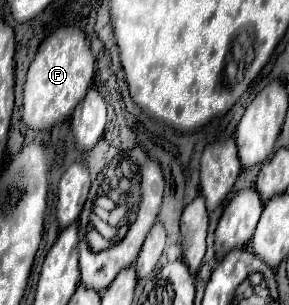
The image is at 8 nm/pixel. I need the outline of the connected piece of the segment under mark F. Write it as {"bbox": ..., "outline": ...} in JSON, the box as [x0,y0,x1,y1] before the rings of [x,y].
{"bbox":[22,26,94,132],"outline":[[[62,26],[52,32],[38,48],[24,84],[24,110],[22,120],[28,128],[42,132],[50,130],[54,124],[70,118],[78,102],[92,86],[94,78],[94,56],[86,34],[78,26]]]}

